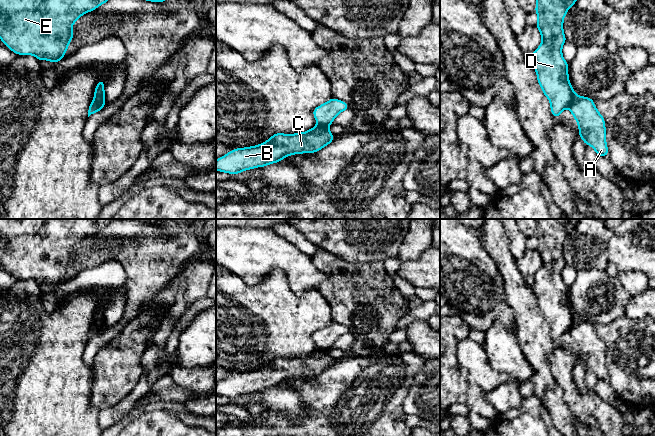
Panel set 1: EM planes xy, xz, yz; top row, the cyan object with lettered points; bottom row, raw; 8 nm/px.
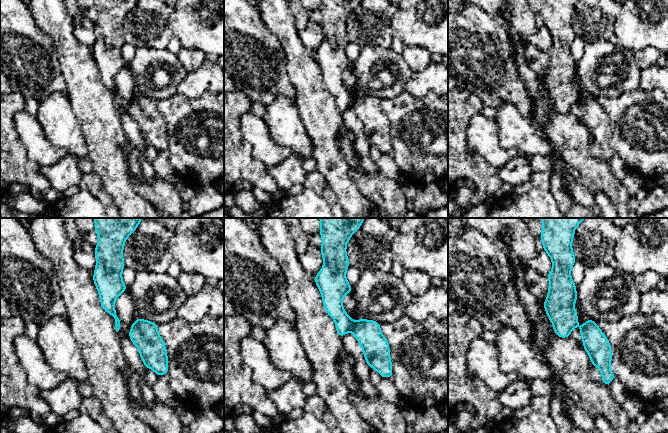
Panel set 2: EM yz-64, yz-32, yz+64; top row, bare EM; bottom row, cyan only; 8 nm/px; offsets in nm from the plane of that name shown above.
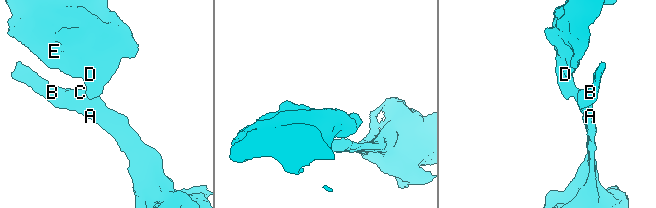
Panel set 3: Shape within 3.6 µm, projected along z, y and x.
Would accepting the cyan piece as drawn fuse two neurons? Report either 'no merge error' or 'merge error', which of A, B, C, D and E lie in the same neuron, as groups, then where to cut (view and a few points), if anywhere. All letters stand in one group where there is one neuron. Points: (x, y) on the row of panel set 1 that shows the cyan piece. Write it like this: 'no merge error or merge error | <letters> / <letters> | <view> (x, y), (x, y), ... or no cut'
merge error | A B C / D E | yz (576, 95), (568, 107)

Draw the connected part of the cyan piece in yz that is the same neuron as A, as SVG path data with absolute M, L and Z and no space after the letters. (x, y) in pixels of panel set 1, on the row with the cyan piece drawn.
M576 95L568 108L577 121L579 136L584 143L592 146L598 156L607 156L605 120L593 99Z

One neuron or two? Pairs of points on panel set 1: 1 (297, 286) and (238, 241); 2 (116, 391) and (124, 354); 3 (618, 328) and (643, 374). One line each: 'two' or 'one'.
1: one
2: one
3: one

